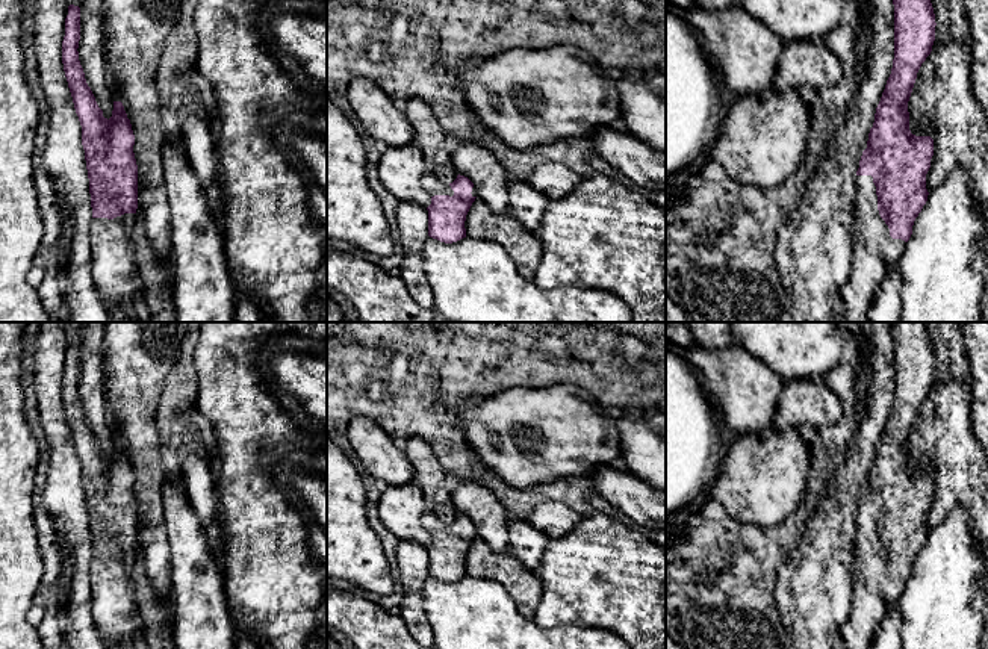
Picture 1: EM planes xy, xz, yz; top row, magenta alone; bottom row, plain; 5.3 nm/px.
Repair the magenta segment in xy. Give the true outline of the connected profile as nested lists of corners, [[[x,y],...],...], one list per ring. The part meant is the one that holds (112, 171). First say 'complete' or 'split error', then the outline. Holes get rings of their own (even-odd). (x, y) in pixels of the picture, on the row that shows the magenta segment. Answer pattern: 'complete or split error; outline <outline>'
split error; outline [[[70,5],[62,41],[62,64],[74,109],[82,126],[82,145],[89,179],[92,221],[89,248],[92,254],[91,274],[103,303],[109,309],[113,303],[124,307],[130,322],[148,322],[150,312],[144,297],[135,263],[133,230],[138,209],[138,165],[133,153],[135,135],[121,101],[113,101],[112,116],[103,116],[91,88],[86,83],[79,61],[80,8]]]

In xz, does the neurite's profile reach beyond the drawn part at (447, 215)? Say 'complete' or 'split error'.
split error

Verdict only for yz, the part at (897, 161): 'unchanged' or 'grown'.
grown

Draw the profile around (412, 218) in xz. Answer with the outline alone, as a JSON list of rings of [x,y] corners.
[[[401,201],[396,210],[396,224],[402,248],[402,260],[396,271],[404,281],[410,297],[424,309],[433,309],[434,295],[428,284],[422,250],[428,236],[428,210],[427,207]]]

